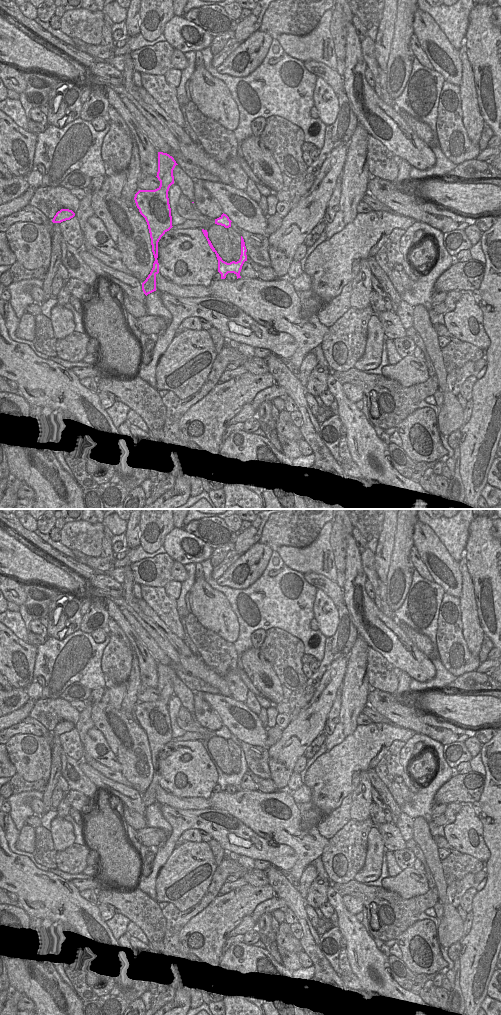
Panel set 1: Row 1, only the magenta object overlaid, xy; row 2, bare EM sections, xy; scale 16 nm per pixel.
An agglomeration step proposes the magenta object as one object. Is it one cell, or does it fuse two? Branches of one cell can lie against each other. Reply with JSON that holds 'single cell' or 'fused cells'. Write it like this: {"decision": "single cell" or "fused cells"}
{"decision": "fused cells"}

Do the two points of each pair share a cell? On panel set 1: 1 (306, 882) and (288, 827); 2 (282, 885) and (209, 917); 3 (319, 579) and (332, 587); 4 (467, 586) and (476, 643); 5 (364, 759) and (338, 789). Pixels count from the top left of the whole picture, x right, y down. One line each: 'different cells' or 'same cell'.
1: different cells
2: different cells
3: same cell
4: same cell
5: same cell

